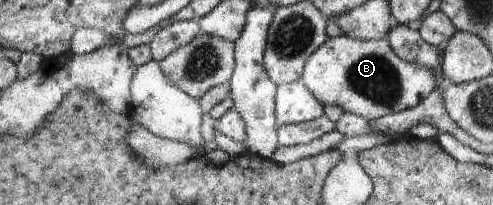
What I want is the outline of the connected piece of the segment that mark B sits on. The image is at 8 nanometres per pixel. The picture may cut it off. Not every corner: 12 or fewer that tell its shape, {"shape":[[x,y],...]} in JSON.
{"shape":[[387,39],[327,40],[301,81],[367,119],[417,107],[435,70]]}

